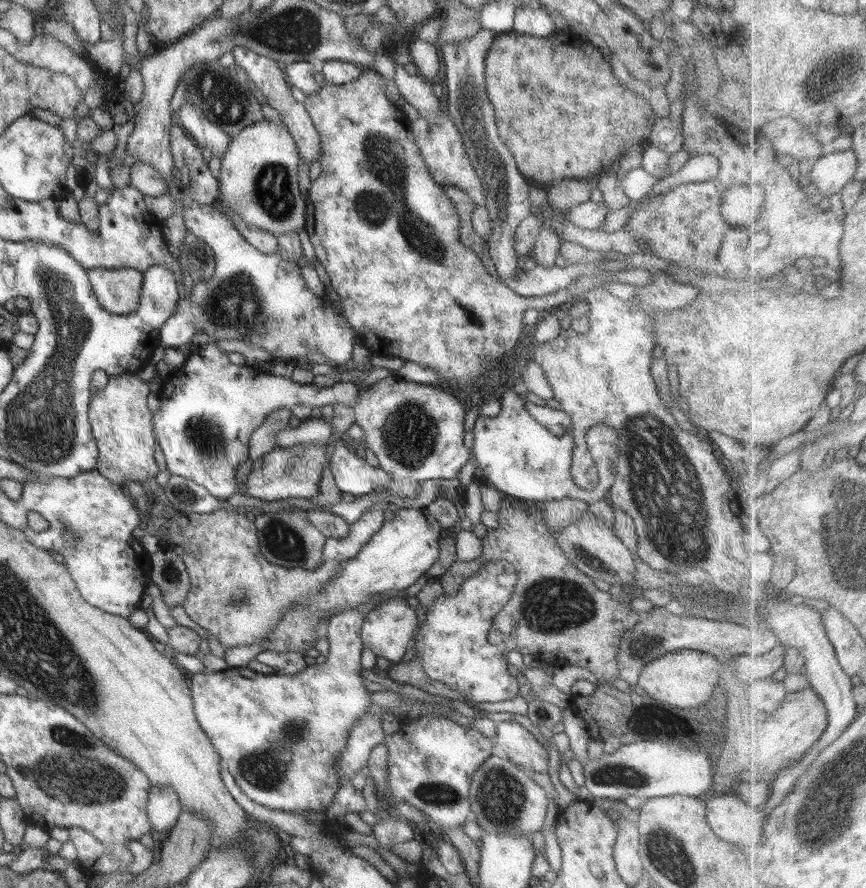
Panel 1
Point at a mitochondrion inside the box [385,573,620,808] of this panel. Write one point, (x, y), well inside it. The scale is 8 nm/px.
(548, 607)

